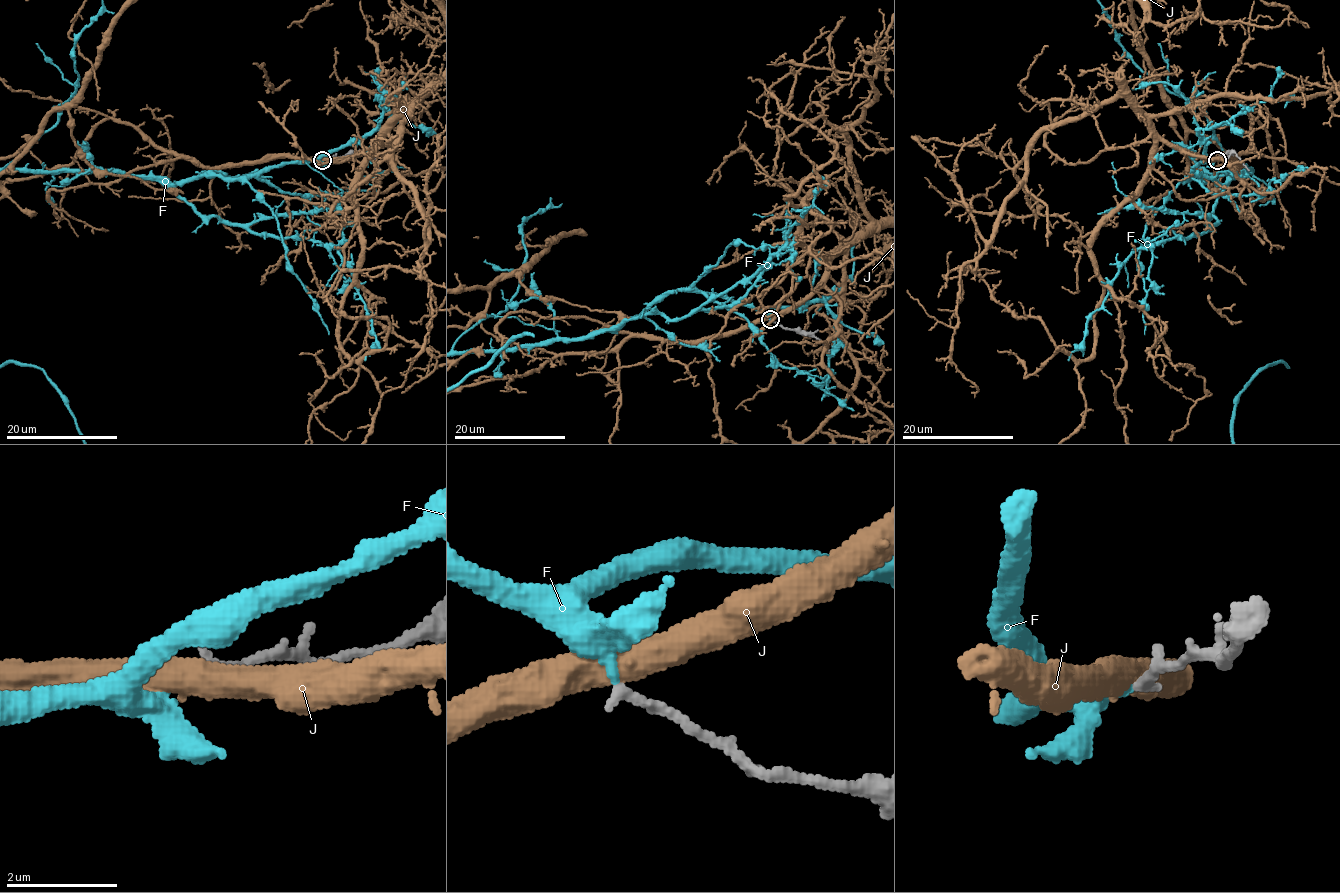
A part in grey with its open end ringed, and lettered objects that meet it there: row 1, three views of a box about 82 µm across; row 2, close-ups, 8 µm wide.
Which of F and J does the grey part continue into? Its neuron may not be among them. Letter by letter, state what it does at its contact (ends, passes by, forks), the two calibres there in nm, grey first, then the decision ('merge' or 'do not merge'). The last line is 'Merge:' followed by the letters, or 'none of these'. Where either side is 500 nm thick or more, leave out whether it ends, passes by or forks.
F: it ends | 190/260 nm | merge
J: 200/500 nm | do not merge
Merge: F

